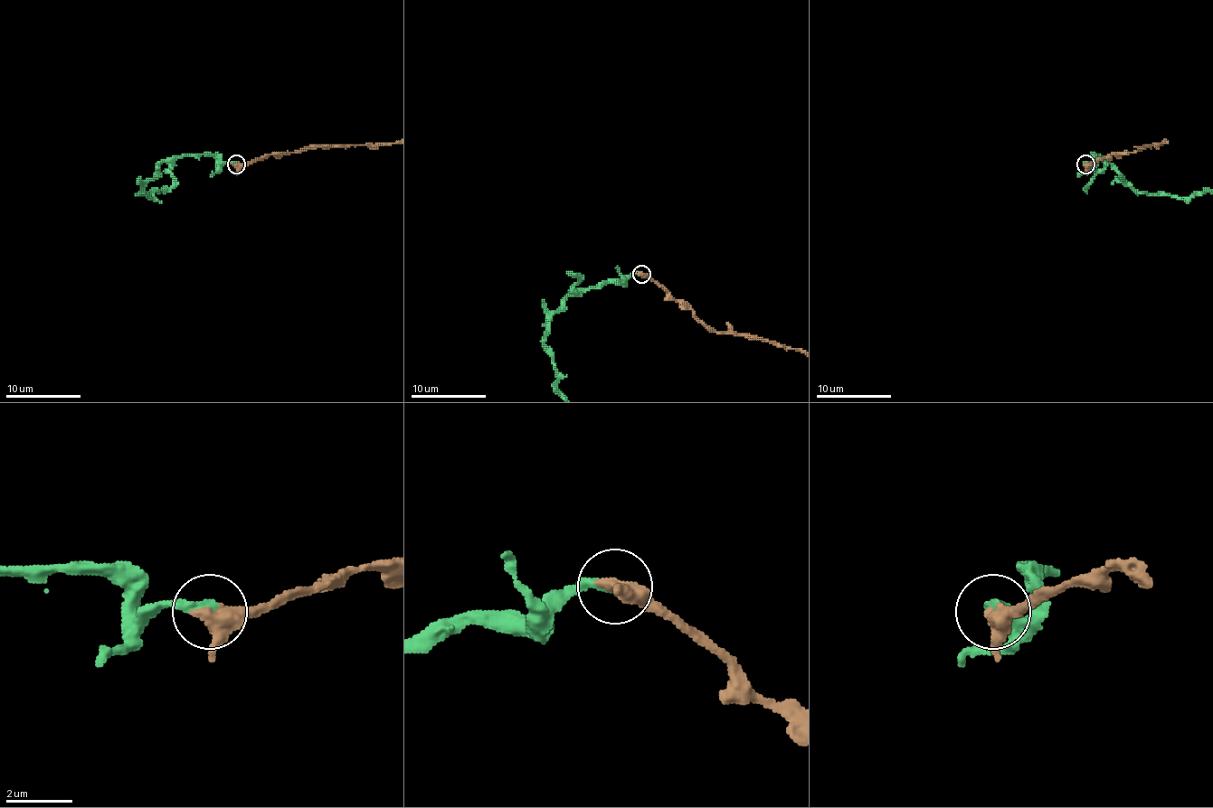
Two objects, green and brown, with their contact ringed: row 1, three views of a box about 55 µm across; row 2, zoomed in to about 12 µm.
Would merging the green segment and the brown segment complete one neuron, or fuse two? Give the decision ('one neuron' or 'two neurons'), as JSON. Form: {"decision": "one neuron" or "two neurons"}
{"decision": "one neuron"}

